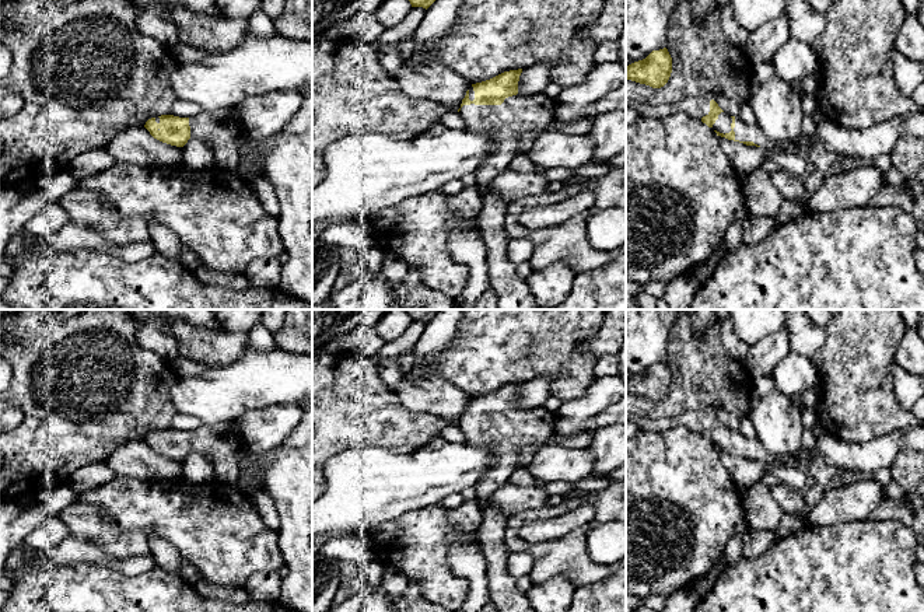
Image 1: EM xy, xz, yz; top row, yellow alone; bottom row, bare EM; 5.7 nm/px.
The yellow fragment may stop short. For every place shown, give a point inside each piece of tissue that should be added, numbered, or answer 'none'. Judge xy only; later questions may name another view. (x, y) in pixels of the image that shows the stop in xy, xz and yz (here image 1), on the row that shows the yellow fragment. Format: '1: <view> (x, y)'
1: xy (221, 132)

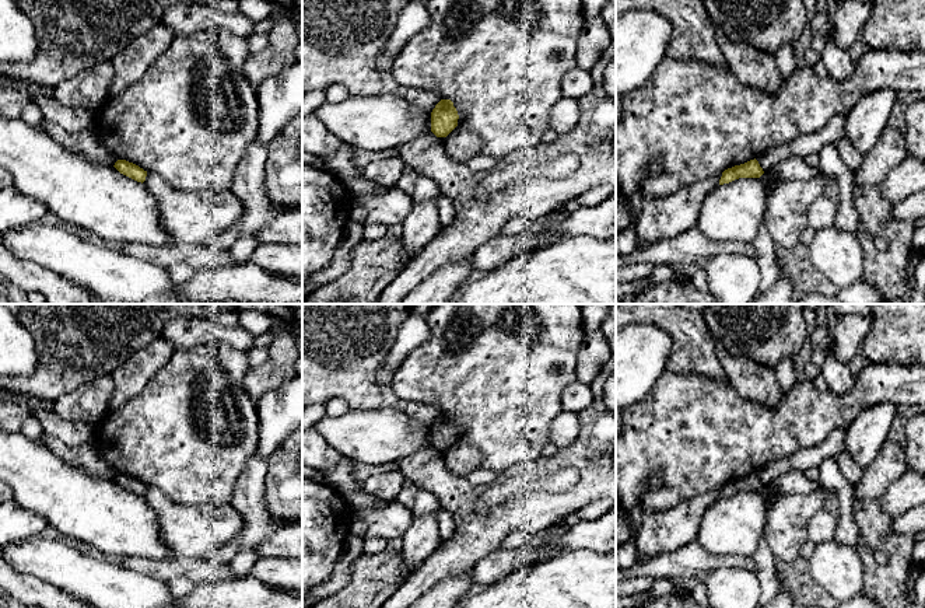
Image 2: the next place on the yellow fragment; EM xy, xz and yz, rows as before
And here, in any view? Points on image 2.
none

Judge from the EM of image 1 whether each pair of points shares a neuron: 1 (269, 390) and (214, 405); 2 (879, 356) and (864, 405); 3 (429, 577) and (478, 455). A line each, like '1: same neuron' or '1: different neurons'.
1: same neuron
2: same neuron
3: different neurons

